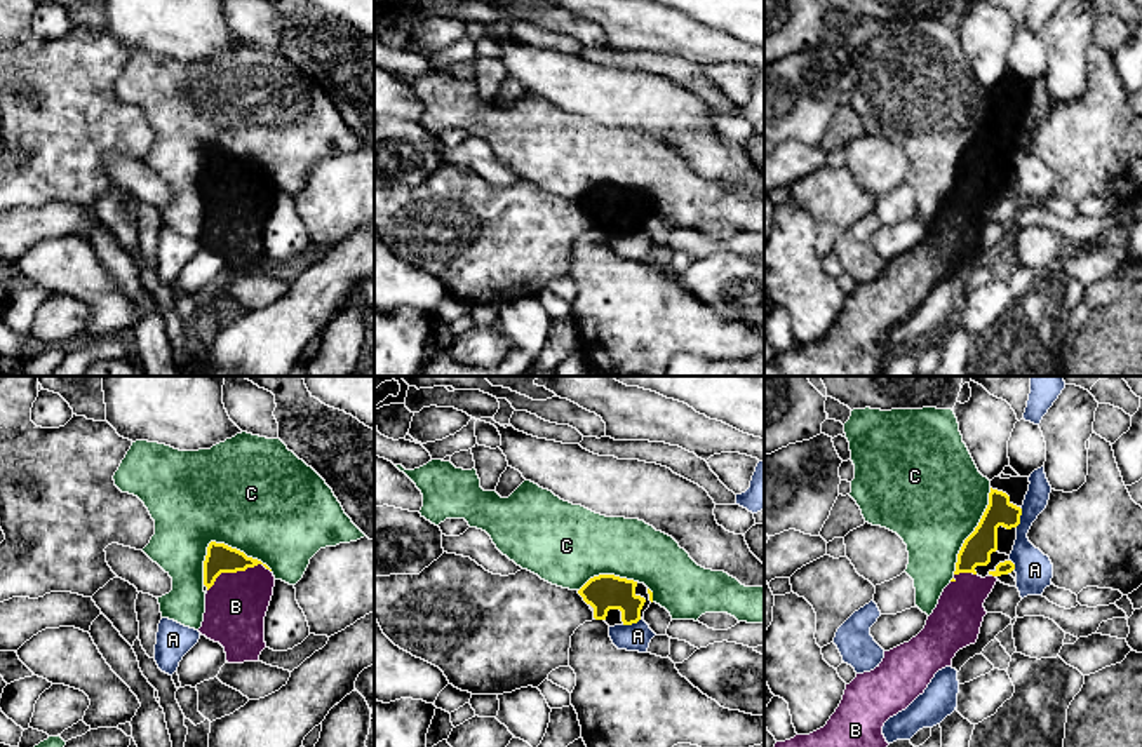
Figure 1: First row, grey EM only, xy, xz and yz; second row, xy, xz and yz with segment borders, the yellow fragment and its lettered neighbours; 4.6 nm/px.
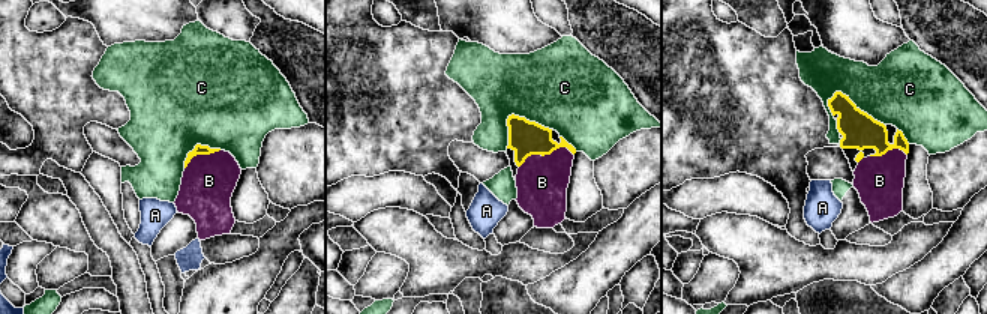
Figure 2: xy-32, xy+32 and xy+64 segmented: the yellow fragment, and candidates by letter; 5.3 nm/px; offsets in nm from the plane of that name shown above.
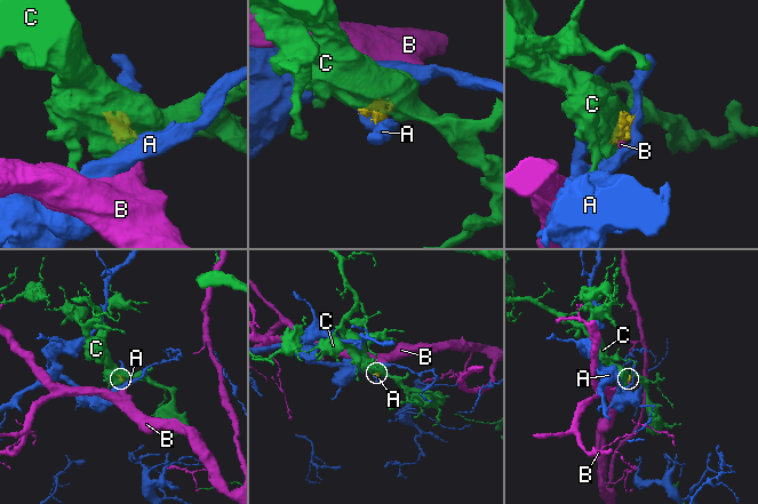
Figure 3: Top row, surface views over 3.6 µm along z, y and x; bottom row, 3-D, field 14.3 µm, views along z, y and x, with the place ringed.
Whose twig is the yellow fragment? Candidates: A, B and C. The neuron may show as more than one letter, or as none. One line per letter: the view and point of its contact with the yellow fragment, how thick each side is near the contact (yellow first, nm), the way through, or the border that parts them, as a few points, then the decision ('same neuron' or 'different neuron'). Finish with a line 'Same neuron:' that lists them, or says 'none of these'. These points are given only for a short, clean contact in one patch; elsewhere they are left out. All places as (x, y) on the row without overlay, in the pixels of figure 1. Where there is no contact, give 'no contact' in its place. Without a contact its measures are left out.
A: yz (1019, 127) | 140/170 nm | along yz (1021, 117), (1021, 131), (1015, 136) | different neuron
B: xy (237, 180) | 130/280 nm | across xy (220, 168), (237, 180), (235, 216) | same neuron
C: xy (220, 154) | 130/480 nm | different neuron
Same neuron: B

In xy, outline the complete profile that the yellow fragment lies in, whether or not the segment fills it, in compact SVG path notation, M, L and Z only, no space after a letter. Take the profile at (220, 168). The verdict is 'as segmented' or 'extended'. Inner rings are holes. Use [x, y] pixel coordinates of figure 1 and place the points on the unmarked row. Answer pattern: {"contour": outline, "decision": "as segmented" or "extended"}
{"contour": "M211 151L204 171L205 223L198 242L225 258L228 273L258 272L265 252L265 226L275 186L258 169Z", "decision": "extended"}

